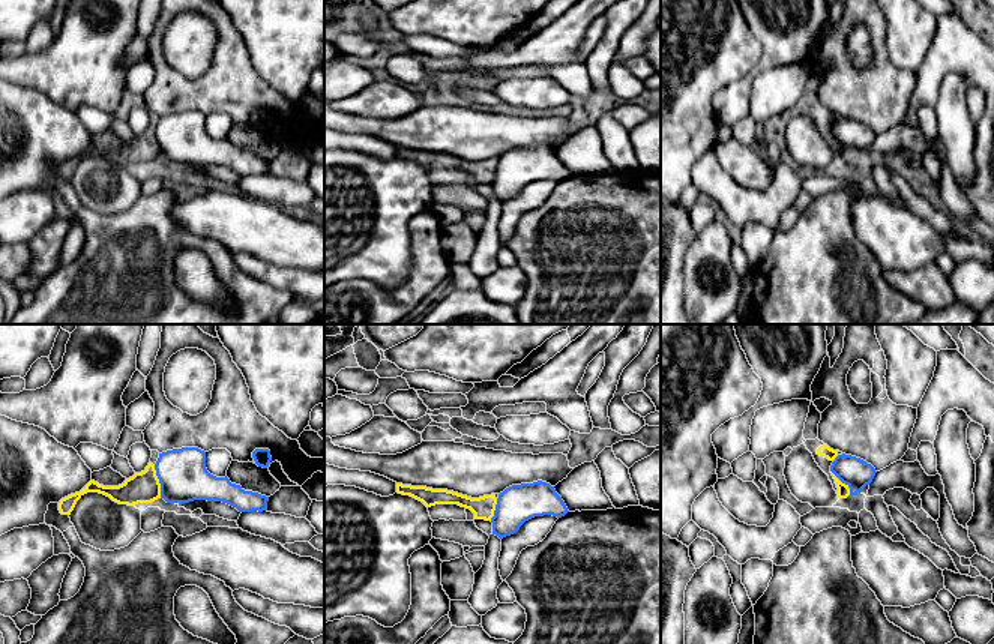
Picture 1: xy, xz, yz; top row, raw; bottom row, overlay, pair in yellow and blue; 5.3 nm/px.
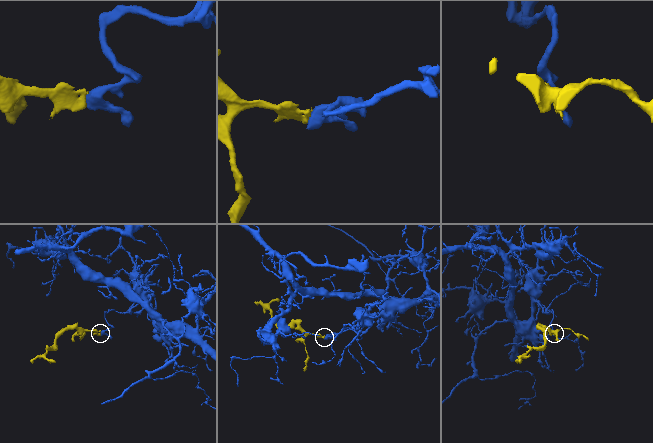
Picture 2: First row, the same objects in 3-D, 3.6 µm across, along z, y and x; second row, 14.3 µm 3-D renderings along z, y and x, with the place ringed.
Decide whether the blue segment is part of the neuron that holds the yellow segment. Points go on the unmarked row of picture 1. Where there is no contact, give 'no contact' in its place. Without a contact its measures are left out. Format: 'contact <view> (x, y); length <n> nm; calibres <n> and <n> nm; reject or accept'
contact xy (158, 146); length 180 nm; calibres 170 and 260 nm; reject

